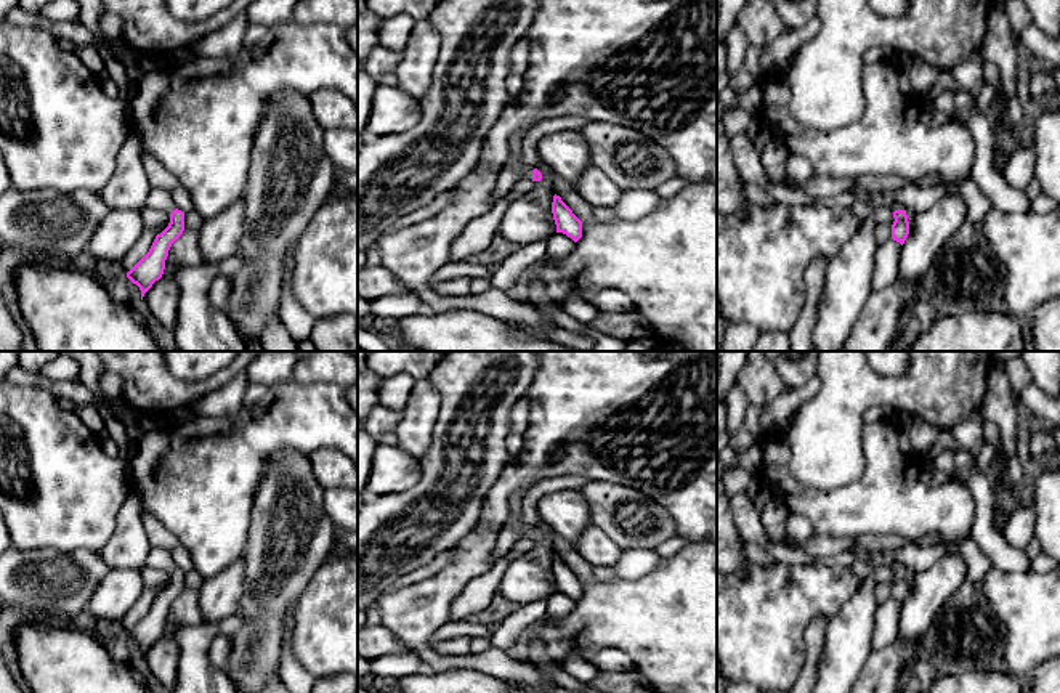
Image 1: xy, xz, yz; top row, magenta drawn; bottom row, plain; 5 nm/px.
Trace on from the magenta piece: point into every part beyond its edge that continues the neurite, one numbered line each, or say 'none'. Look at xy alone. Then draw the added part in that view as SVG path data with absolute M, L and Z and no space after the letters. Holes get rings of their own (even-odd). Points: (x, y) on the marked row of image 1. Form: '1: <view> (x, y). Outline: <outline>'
1: xy (159, 199). Outline: M151 188L144 205L154 210L162 210L168 215L176 209L170 191L160 188Z

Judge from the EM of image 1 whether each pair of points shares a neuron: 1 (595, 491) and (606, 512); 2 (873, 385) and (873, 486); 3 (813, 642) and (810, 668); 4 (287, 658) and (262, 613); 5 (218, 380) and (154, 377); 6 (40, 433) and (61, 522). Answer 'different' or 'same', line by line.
1: same
2: different
3: same
4: different
5: same
6: same

